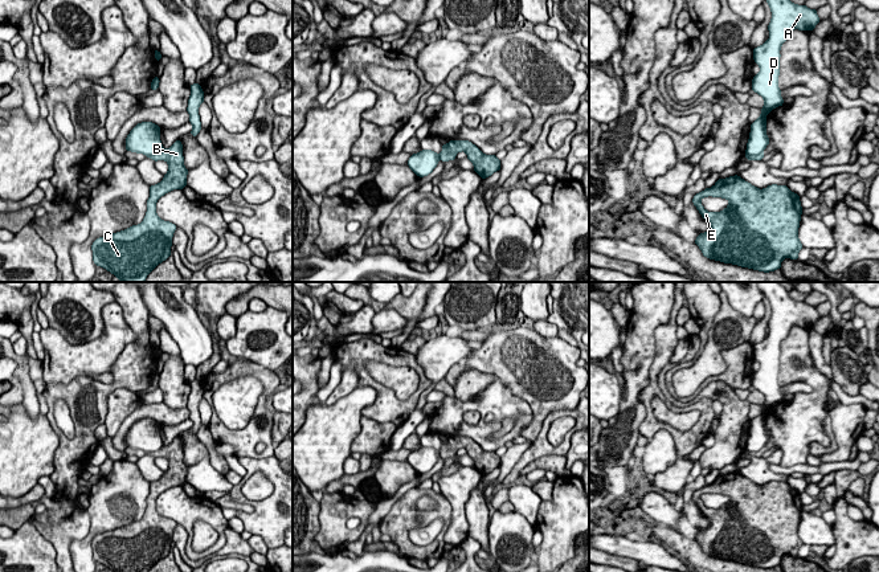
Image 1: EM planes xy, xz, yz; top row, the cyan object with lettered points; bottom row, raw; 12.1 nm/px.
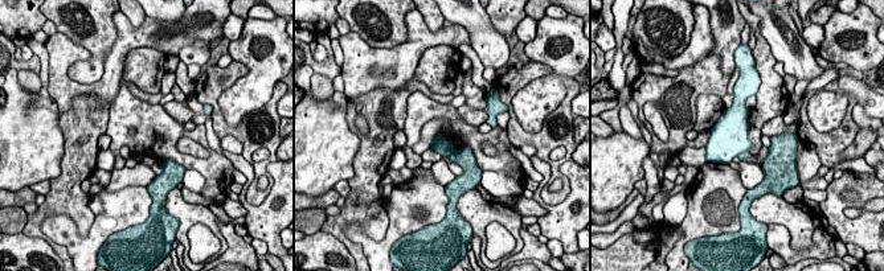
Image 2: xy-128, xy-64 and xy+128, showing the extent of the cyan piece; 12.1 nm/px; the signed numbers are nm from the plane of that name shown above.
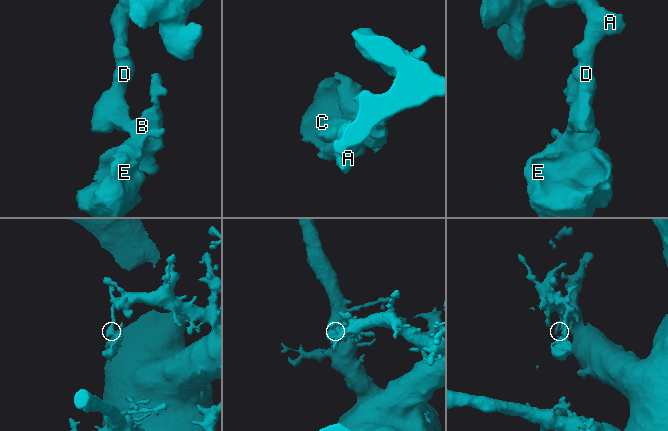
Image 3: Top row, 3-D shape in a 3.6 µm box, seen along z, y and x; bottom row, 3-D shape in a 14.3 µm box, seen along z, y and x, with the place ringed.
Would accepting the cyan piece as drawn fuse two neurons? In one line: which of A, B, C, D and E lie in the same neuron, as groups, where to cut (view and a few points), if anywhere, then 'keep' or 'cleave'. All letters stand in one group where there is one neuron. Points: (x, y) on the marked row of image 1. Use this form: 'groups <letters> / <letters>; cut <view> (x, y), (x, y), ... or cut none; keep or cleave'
groups A D / B C E; cut xy (163, 148), (147, 156); cleave

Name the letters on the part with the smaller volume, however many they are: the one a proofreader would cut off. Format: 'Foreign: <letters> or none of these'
Foreign: B, C, E

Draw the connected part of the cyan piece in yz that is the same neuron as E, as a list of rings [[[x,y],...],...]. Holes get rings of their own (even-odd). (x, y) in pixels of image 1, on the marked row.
[[[737,175],[720,177],[714,187],[696,193],[692,203],[710,222],[710,229],[695,240],[703,256],[710,260],[769,273],[780,269],[784,258],[796,261],[804,248],[798,240],[802,214],[800,196],[786,185],[772,184],[760,189]],[[708,196],[727,199],[729,204],[720,212],[708,212],[700,203]]]

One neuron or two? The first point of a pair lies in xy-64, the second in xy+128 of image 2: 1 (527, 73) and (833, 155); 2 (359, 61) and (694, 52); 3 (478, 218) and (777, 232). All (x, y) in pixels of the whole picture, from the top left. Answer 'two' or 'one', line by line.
1: one
2: one
3: two

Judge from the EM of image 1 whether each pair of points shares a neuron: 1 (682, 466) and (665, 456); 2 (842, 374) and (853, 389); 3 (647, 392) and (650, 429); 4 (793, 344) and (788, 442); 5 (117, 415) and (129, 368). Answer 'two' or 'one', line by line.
1: two
2: one
3: one
4: one
5: two

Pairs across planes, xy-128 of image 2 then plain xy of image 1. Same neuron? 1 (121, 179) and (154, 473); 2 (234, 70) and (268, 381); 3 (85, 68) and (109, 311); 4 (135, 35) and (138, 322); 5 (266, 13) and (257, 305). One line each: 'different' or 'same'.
1: same
2: same
3: different
4: different
5: same

